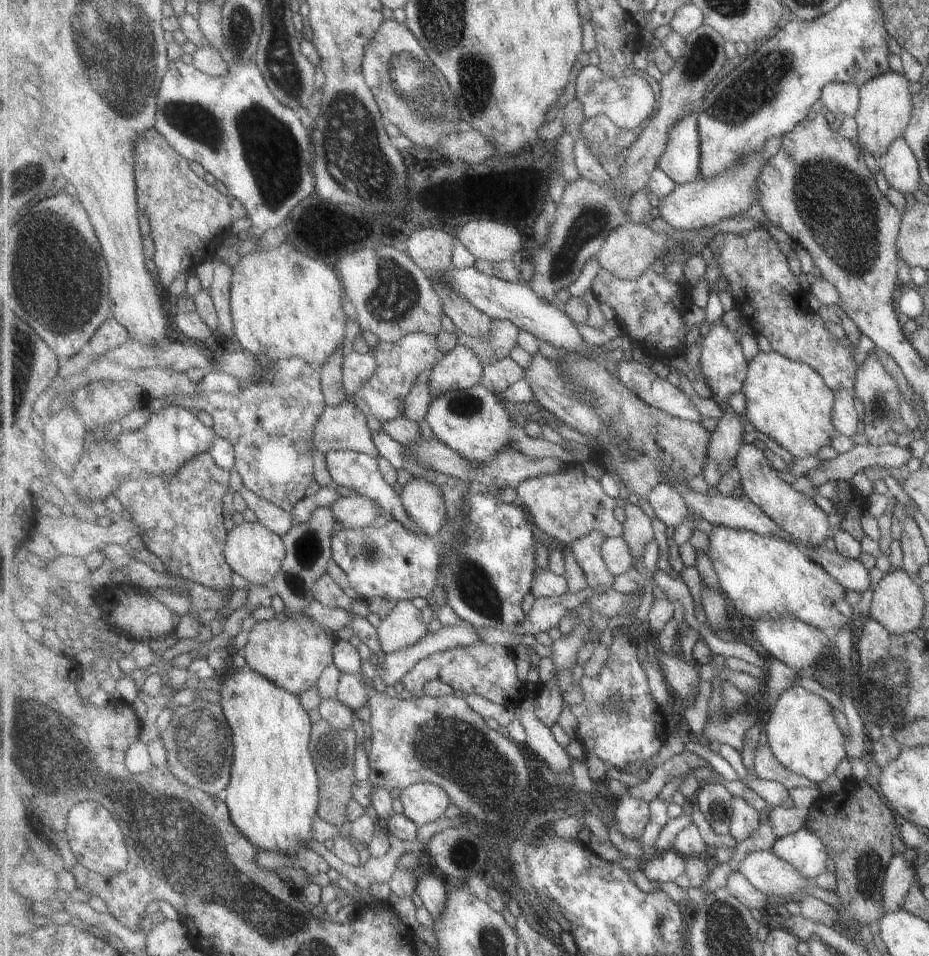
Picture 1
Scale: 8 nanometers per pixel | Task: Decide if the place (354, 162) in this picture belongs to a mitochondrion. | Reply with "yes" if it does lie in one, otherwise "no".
yes

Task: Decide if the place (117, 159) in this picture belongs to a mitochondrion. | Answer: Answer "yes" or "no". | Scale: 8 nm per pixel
no

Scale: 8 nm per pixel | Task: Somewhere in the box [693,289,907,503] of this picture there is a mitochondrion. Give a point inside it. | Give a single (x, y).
(880, 400)

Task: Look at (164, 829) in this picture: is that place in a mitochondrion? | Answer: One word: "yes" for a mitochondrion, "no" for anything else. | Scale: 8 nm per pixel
yes

